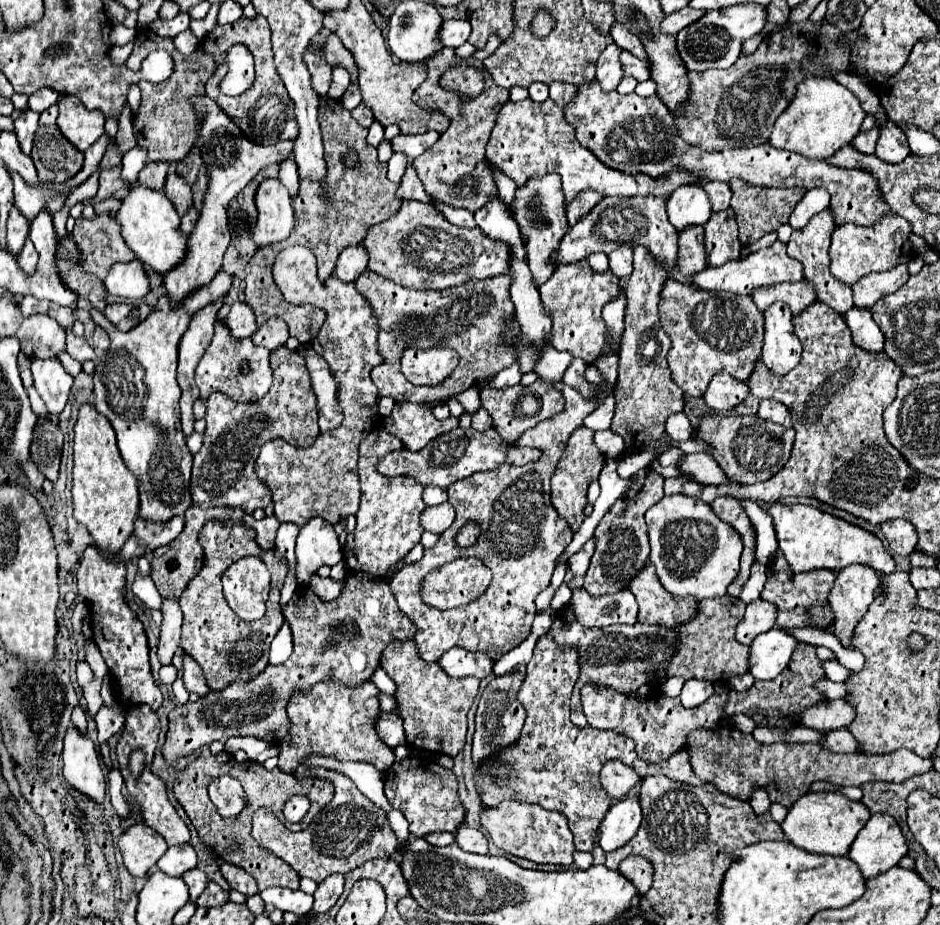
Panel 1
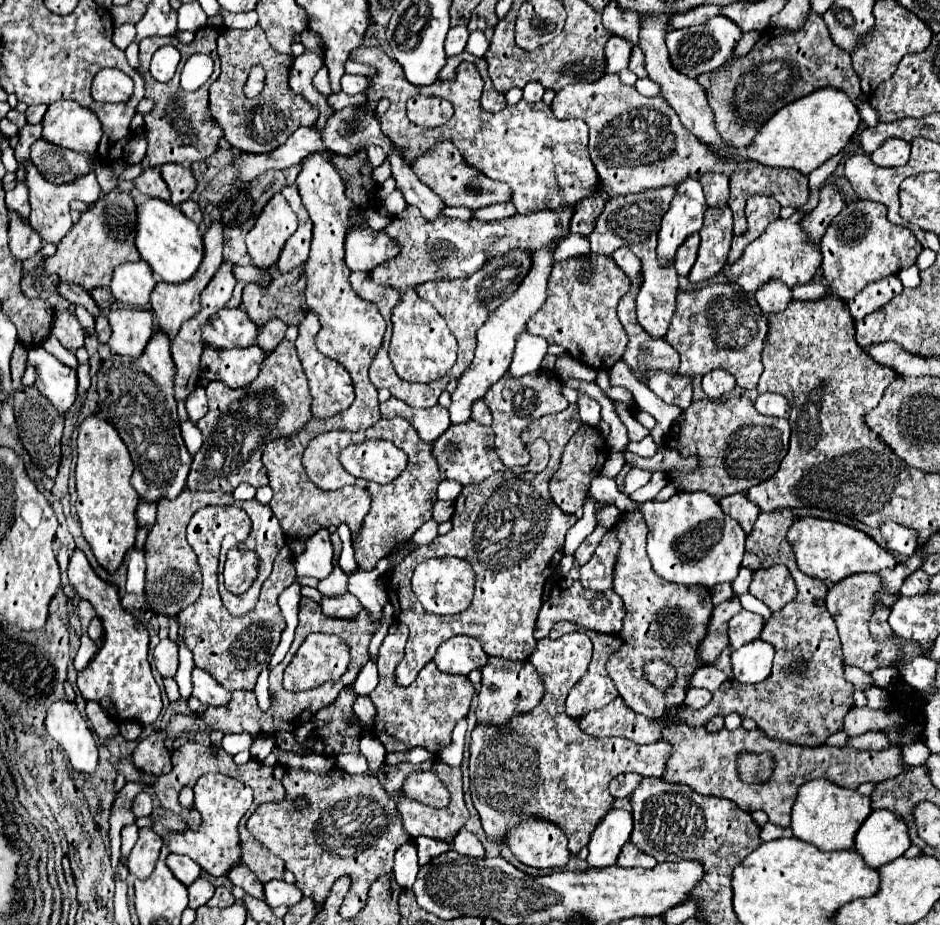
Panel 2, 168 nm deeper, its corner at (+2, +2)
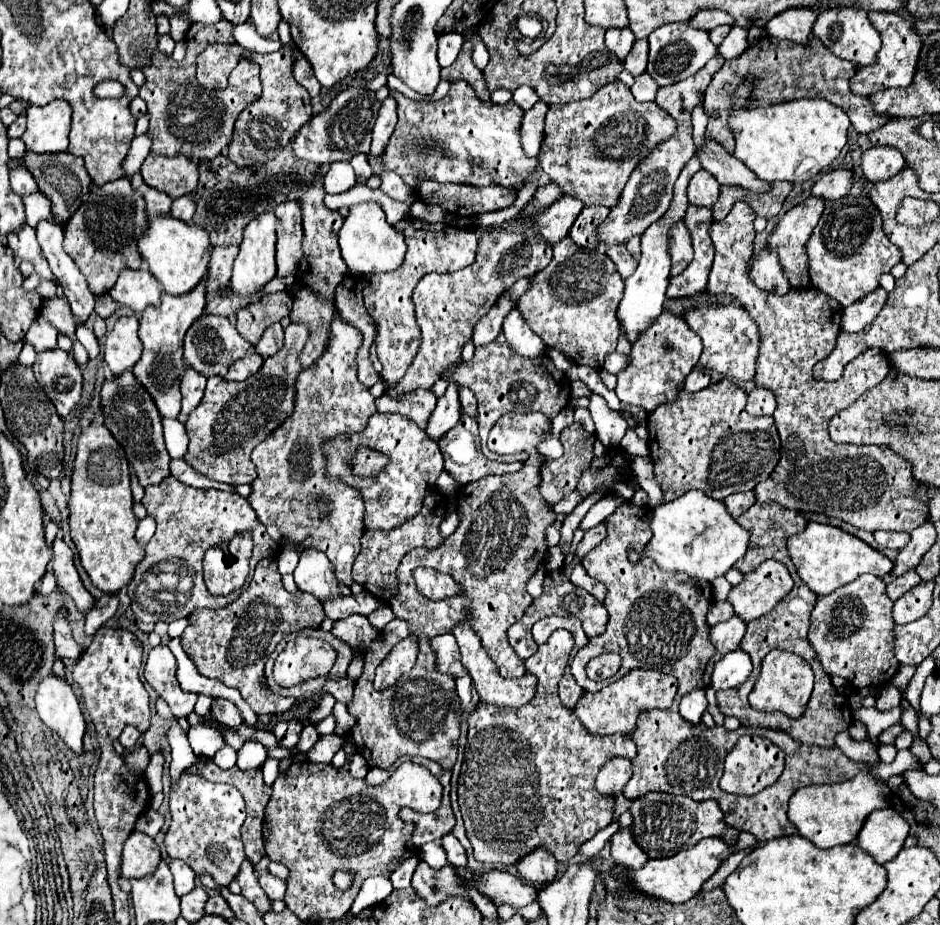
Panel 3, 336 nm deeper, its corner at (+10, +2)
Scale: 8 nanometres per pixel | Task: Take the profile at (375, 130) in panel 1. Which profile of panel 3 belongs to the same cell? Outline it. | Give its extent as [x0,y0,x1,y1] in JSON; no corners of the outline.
[351,154,371,184]

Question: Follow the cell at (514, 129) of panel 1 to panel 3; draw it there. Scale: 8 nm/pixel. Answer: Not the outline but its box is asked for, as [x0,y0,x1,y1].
[369,80,539,190]

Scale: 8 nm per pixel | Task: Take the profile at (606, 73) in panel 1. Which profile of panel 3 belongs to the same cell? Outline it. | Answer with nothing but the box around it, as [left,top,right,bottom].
[605,28,635,60]

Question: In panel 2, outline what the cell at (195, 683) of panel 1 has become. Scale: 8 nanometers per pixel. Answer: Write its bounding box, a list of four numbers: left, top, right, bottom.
[193,668,231,706]

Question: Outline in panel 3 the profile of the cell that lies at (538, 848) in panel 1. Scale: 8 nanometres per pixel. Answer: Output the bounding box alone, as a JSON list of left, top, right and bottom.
[517,848,557,884]

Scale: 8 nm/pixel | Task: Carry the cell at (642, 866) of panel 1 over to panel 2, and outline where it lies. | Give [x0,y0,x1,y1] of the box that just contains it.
[617,844,657,868]

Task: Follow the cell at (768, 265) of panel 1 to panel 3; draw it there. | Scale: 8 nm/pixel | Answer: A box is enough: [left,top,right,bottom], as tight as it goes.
[767,196,823,288]

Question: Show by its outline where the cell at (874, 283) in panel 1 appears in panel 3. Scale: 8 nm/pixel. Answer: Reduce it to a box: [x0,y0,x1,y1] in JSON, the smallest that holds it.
[841,288,887,332]

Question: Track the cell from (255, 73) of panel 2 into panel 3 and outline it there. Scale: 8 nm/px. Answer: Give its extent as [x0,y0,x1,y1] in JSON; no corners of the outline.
[139,19,261,162]

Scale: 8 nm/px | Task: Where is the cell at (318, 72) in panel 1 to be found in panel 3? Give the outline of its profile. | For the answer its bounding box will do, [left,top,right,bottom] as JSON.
[293,58,321,96]

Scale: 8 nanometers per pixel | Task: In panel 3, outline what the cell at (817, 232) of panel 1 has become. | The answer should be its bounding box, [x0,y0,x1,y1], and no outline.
[813,168,853,200]

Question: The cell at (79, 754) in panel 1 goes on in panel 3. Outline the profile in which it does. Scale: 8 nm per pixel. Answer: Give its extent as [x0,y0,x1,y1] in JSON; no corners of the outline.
[35,674,85,754]

